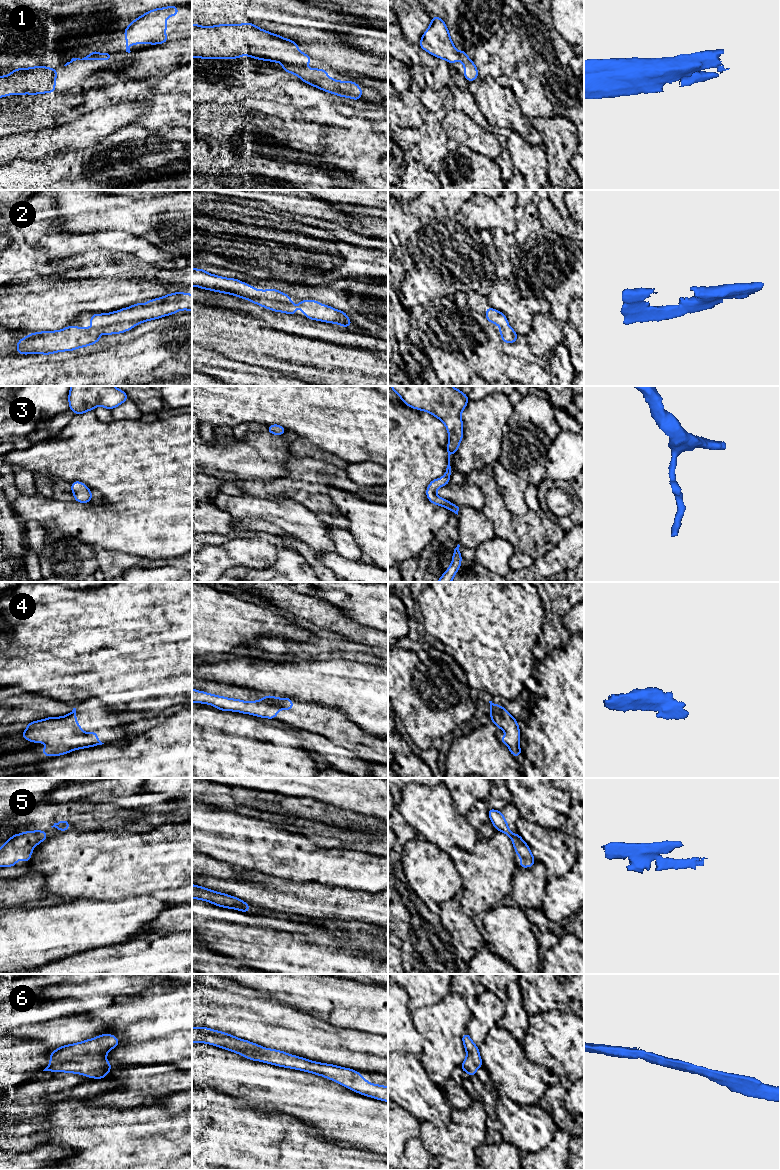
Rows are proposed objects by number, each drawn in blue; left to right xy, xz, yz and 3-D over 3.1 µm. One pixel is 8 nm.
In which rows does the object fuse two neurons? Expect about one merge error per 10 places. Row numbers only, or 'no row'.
no row

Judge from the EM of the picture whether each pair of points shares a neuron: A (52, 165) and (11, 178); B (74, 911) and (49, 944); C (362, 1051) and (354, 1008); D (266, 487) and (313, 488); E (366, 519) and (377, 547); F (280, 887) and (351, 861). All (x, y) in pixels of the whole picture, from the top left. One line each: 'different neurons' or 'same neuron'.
A: same neuron
B: same neuron
C: different neurons
D: same neuron
E: same neuron
F: different neurons

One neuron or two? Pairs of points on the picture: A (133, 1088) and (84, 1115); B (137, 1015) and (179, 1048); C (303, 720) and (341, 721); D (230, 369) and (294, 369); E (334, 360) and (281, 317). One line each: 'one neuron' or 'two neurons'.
A: two neurons
B: one neuron
C: one neuron
D: two neurons
E: two neurons

